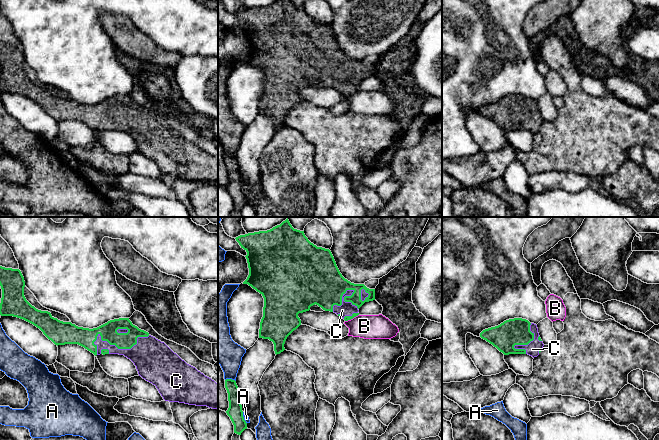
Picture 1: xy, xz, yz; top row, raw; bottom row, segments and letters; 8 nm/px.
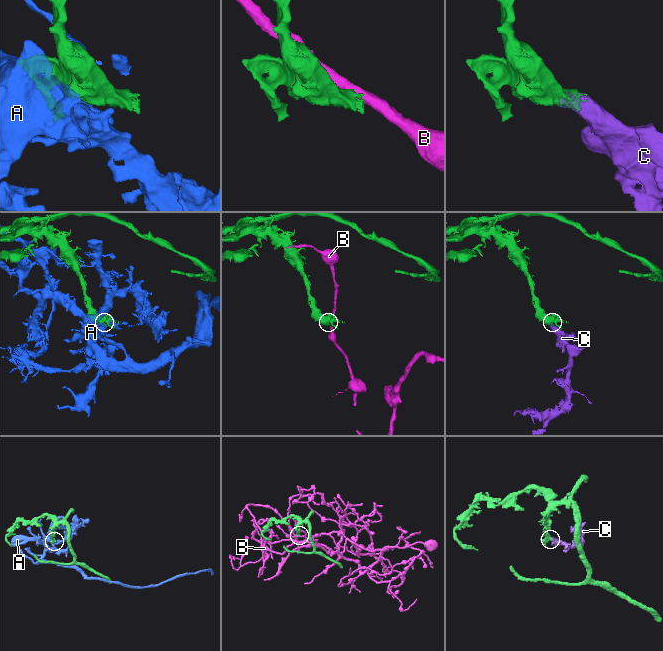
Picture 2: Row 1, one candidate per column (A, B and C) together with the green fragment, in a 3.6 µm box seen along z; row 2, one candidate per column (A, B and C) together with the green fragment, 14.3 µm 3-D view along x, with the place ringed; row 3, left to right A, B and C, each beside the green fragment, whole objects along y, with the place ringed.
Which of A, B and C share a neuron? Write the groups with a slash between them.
A / B / C

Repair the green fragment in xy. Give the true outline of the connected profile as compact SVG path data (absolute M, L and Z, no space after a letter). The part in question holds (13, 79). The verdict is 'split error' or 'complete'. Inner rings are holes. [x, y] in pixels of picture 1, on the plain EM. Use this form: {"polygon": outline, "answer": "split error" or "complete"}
{"polygon": "M0 42L0 62L2 65L1 92L13 92L33 100L57 122L78 120L95 132L100 130L124 131L134 139L139 152L156 162L165 177L218 185L218 159L187 140L164 118L133 101L129 94L110 96L93 105L60 97L50 88L38 86L26 76L25 57L19 45Z", "answer": "split error"}

